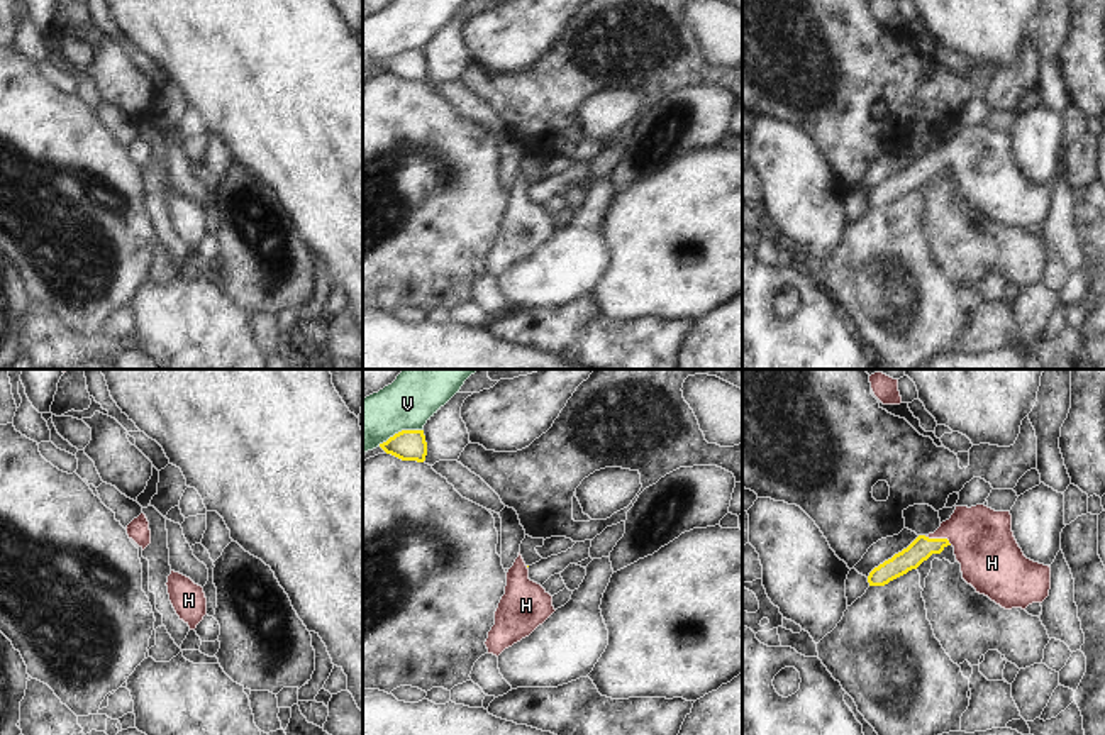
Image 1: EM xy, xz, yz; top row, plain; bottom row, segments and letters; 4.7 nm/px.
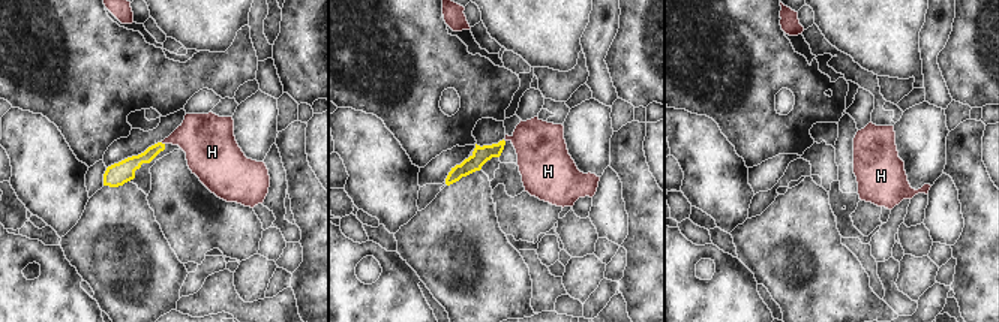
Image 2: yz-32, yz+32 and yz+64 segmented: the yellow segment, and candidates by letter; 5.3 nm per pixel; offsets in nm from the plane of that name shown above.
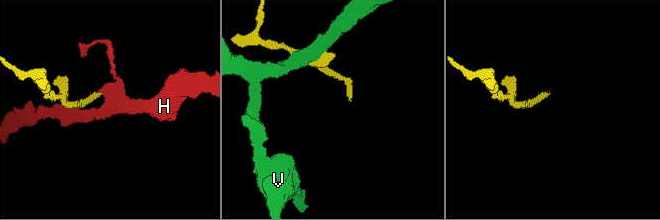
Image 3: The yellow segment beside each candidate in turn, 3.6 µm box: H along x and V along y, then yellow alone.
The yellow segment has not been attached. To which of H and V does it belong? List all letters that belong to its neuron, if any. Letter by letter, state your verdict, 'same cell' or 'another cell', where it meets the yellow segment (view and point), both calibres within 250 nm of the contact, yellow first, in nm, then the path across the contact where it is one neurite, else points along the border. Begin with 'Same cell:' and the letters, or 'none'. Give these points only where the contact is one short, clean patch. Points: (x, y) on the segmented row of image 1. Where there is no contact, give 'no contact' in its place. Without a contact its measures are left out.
Same cell: H
H: same cell | yz (938, 539) | 110/300 nm | across yz (922, 547), (938, 539), (978, 539), (983, 542)
V: another cell | xz (402, 431) | 140/260 nm

